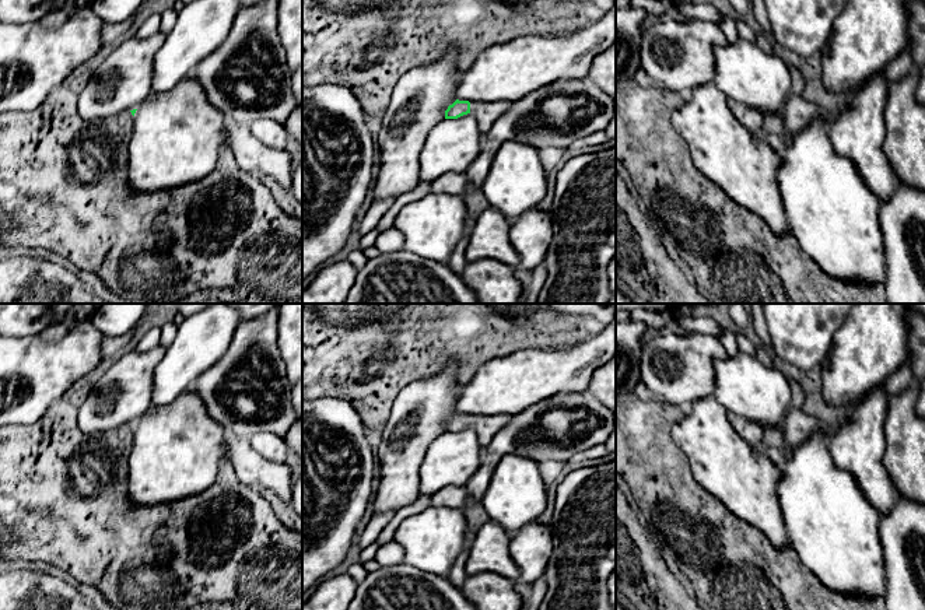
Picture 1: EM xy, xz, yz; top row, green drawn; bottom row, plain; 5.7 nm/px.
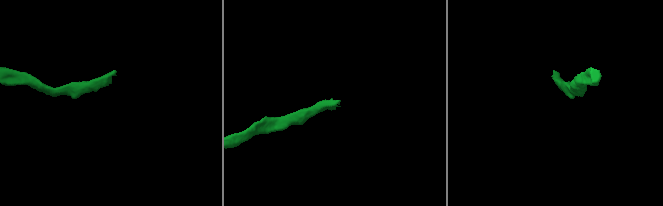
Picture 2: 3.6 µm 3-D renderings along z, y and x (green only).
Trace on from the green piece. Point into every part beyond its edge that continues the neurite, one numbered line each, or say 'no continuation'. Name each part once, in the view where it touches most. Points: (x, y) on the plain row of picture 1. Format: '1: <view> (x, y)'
1: xz (487, 427)

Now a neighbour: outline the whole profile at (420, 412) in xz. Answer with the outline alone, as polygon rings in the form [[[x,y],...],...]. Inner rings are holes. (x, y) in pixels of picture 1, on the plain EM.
[[[451,358],[441,372],[411,382],[397,395],[390,418],[378,437],[375,453],[379,484],[368,509],[371,518],[386,511],[397,512],[416,501],[425,451],[437,437],[445,432],[445,424],[456,414],[456,403],[465,385],[459,378],[460,368],[460,362]]]

